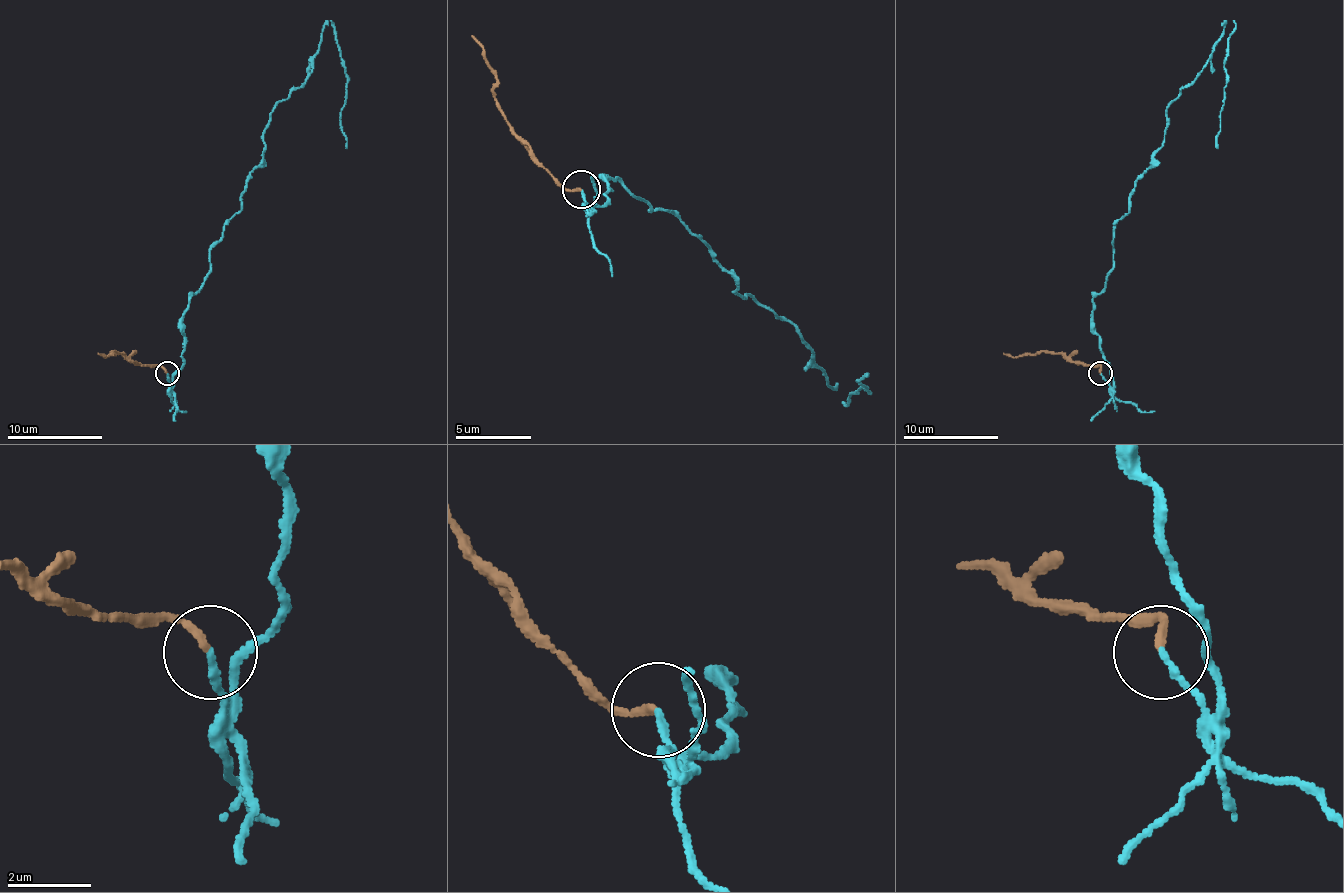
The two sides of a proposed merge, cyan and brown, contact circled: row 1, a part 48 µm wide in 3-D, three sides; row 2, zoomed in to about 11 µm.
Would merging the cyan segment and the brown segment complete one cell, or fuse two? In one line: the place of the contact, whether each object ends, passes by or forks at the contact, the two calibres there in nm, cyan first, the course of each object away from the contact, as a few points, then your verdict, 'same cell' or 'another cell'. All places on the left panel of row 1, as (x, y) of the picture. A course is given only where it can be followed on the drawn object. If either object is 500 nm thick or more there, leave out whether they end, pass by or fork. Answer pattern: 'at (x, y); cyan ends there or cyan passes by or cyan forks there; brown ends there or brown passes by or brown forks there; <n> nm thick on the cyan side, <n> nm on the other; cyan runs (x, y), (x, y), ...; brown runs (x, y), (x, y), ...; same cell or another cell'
at (167, 373); cyan ends there; brown ends there; 170 nm thick on the cyan side, 180 nm on the other; cyan runs (166, 373), (171, 383), (183, 364), (183, 312), (240, 209), (274, 107), (307, 78), (331, 21), (347, 147); brown runs (166, 373), (159, 366), (135, 364), (119, 352), (107, 357), (97, 352); another cell

